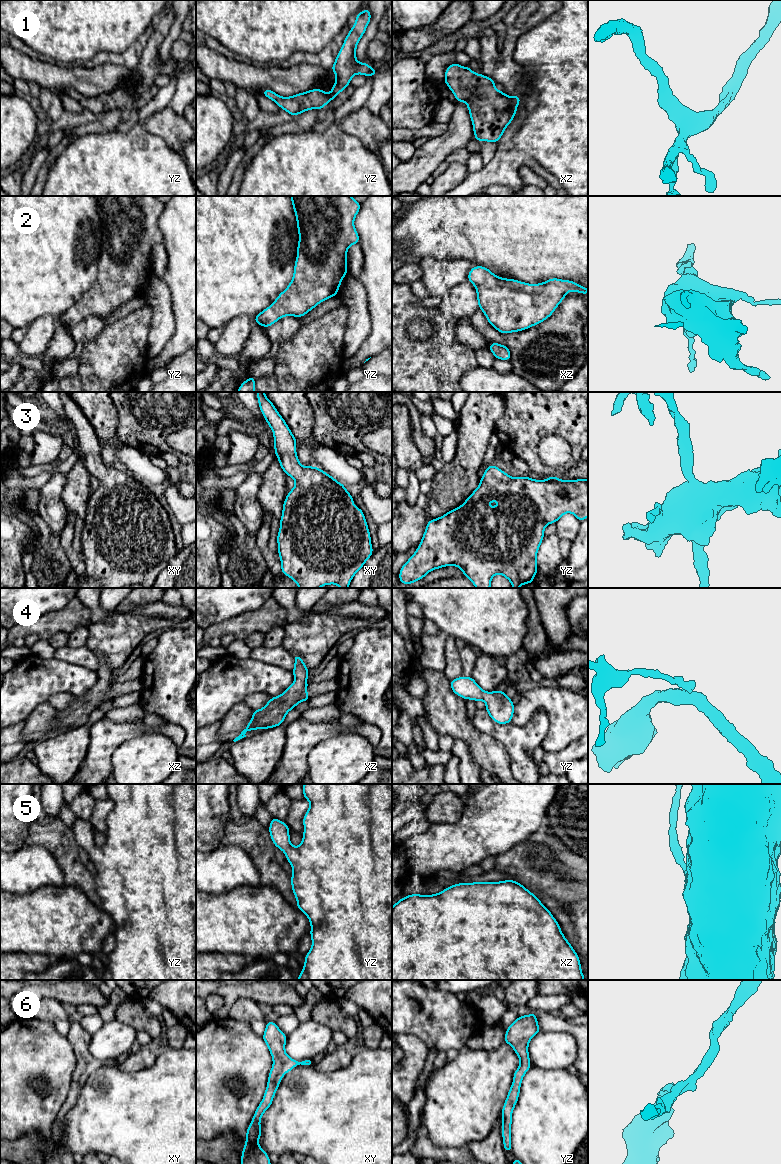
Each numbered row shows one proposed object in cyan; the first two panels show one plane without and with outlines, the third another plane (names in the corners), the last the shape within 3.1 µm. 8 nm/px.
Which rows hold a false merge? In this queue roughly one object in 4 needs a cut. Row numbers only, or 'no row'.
no row

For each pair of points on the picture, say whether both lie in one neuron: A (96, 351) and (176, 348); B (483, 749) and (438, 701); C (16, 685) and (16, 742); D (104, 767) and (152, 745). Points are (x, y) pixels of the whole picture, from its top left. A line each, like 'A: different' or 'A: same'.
A: different
B: same
C: different
D: different

